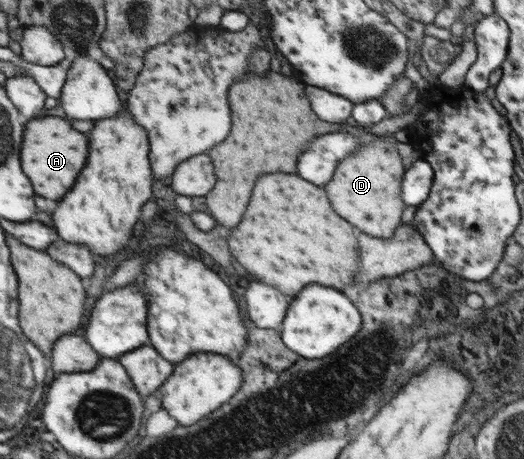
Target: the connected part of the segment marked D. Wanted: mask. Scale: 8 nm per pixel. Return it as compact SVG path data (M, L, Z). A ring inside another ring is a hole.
M370 136L371 140L338 163L333 179L324 185L324 189L330 195L330 201L334 201L334 209L338 209L340 217L346 217L346 221L358 225L362 233L387 238L393 235L404 209L400 187L405 171L396 147L384 136Z

